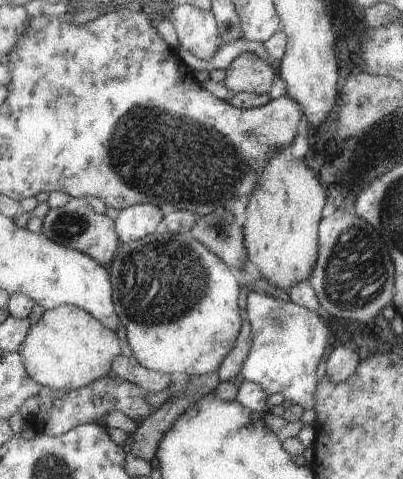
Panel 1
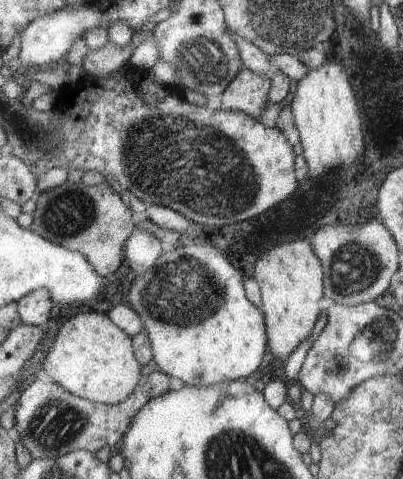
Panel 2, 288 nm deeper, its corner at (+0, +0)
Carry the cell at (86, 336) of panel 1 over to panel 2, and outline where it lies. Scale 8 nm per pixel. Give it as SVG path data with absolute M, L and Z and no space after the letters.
M83 310L57 330L57 336L41 364L43 372L75 396L107 406L115 406L131 398L143 380L133 336L119 328L111 316L93 310Z

